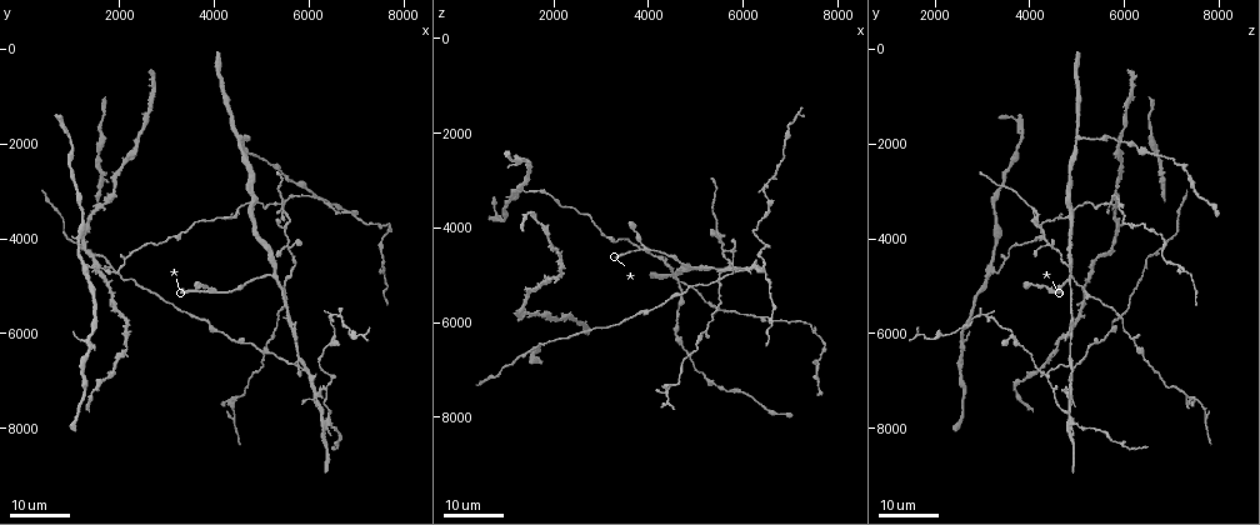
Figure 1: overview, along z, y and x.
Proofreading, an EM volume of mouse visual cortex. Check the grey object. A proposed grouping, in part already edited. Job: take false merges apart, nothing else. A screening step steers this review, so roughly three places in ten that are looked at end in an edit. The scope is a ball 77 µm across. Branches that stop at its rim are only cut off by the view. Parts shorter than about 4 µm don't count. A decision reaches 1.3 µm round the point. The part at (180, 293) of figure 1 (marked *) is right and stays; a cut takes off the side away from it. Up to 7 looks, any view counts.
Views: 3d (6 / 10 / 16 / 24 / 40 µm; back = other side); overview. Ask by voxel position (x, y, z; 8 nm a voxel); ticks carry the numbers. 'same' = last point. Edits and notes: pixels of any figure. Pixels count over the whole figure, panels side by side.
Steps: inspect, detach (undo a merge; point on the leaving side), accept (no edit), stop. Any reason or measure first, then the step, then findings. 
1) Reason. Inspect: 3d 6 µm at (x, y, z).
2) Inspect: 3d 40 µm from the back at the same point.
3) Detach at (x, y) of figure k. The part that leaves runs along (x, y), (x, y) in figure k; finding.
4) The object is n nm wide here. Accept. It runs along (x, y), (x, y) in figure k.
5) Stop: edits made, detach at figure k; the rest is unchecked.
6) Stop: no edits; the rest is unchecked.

Inspect: 3d 24 µm at (1250, 4650, 3200).

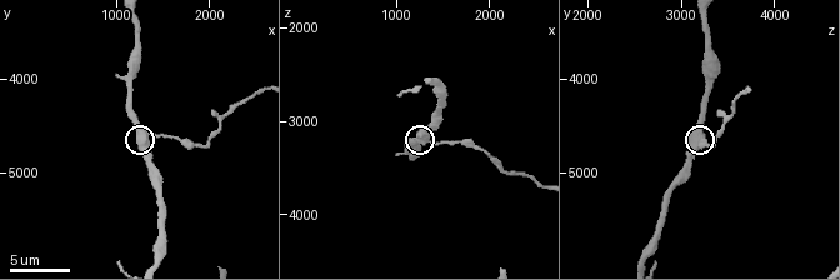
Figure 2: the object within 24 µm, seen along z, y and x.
Inspect: 3d 10 µm at (1250, 4600, 3100).

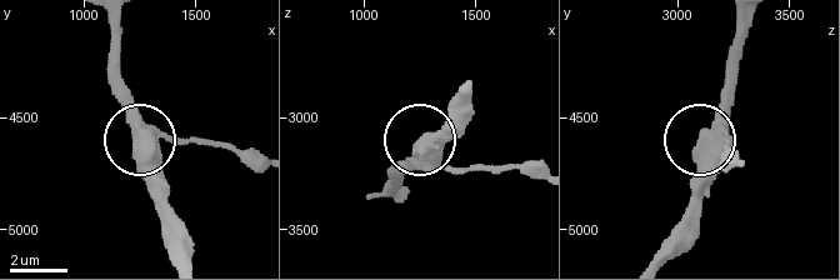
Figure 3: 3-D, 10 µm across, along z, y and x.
Detach at (198, 144) of figure 3. The part that leaves runs along (159, 131), (256, 153) in figure 3; two cells meet here.

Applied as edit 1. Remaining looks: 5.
Three-way junction. Inspect: 3d 16 µm at (5850, 6800, 4950).

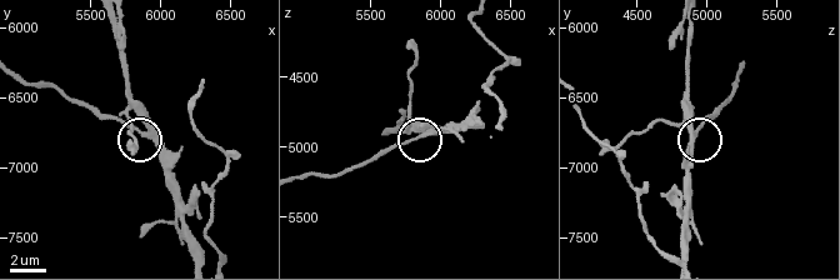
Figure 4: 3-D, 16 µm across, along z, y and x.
Closer look. Inspect: 3d 10 µm at (5860, 6760, 4920).

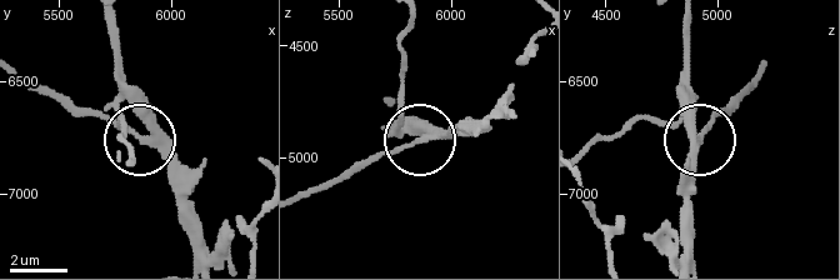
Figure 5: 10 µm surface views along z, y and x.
Detach at (399, 149) of figure 5. The part that leaves runs along (434, 136), (371, 155), (300, 191) in figure 5; a second cell is stuck on.

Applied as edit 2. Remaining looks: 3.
Inspect: overview.

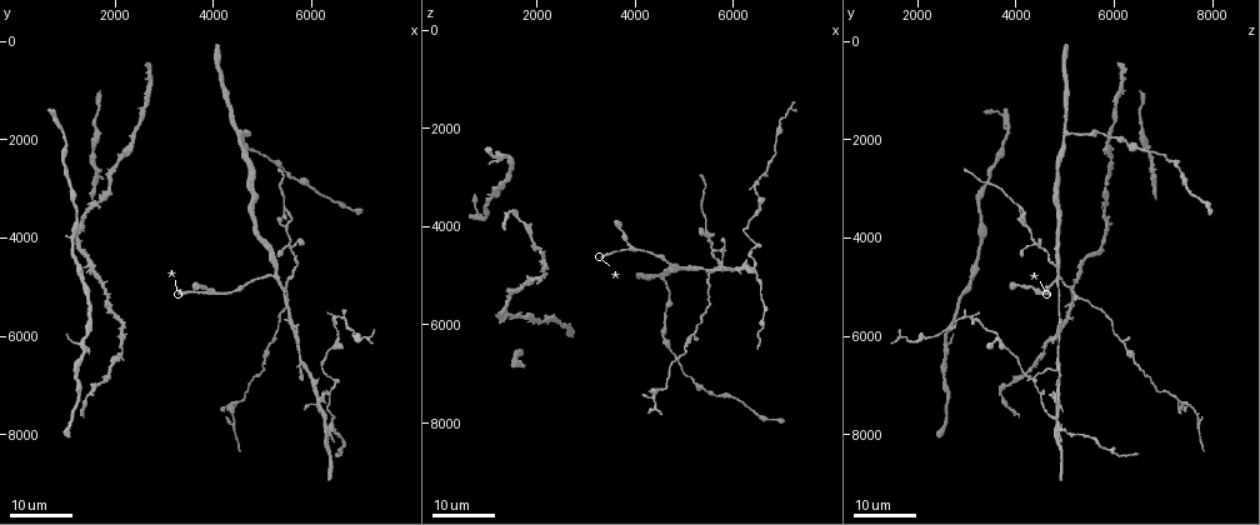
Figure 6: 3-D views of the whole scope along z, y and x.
Side arm on a straight run. Inspect: 3d 16 µm at (6400, 7800, 4850).

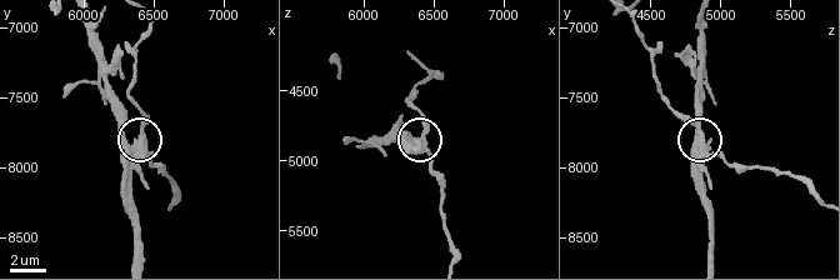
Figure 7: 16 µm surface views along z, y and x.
Closer look. Inspect: 3d 10 µm at (6420, 7820, 4880).

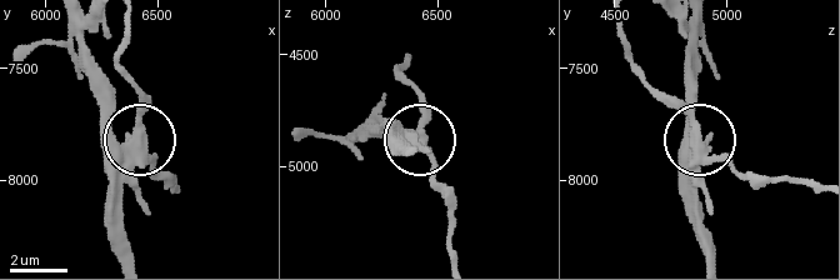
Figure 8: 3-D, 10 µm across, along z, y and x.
The side arm is 16 µm long; 3 arms meet here. Detach at (144, 129) of figure 8. Two cells meet here.

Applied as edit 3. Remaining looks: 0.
Stop: edits made, detach at figure 3, detach at figure 5, detach at figure 8; the rest is unchecked.

